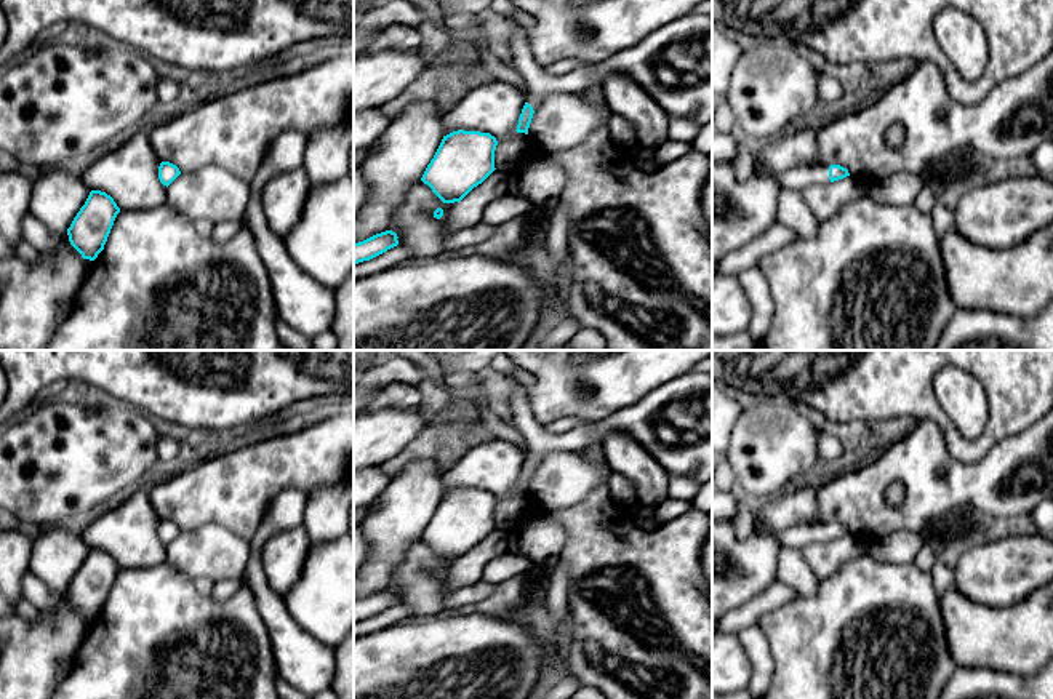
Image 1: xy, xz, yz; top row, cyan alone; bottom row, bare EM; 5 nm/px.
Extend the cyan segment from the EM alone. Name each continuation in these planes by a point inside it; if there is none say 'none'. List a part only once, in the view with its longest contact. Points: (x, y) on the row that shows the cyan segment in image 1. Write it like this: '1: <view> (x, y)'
1: yz (797, 178)

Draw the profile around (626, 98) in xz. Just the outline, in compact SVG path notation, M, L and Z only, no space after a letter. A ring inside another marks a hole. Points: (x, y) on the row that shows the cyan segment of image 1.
M613 74L602 88L610 112L634 125L637 147L658 147L669 139L669 115L637 82Z

